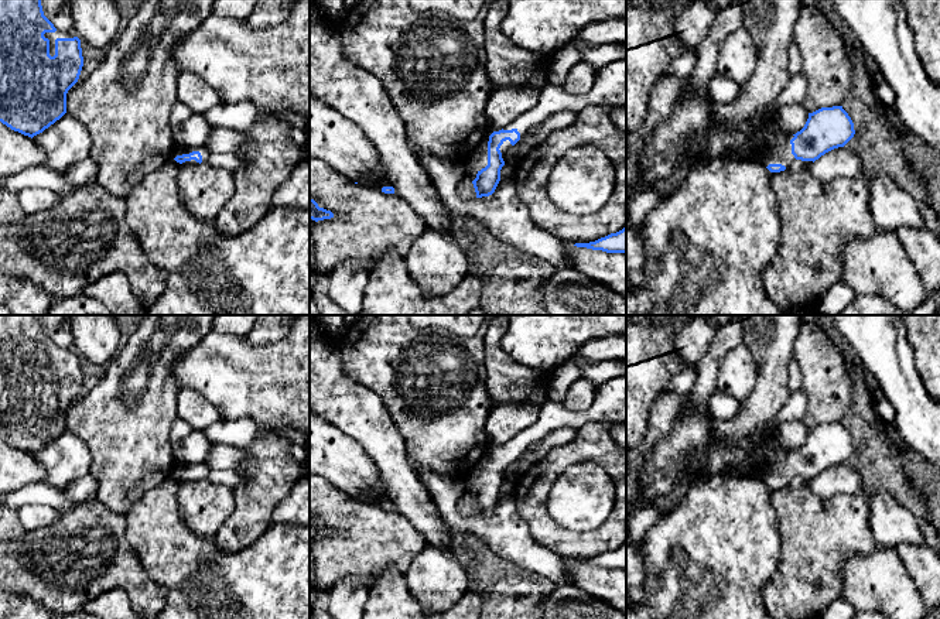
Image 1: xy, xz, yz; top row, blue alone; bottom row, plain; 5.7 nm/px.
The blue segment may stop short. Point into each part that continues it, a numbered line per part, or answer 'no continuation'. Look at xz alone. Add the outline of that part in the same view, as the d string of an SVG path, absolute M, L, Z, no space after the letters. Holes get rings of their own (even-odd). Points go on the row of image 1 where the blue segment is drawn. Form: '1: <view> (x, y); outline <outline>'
1: xz (478, 160); outline M489 127L488 134L482 140L482 143L472 151L472 154L465 160L465 170L471 174L478 174L482 168L488 165L488 141L489 136L493 131L499 131L502 129Z

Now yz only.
1: yz (782, 154); outline M793 134L787 136L787 140L775 148L769 148L762 153L759 157L759 161L768 167L769 164L782 164L787 167L792 161L794 161L794 155L792 154L792 144L790 140L793 138Z

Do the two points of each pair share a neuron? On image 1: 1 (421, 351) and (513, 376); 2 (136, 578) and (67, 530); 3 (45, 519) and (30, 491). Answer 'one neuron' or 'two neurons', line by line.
1: two neurons
2: one neuron
3: two neurons

